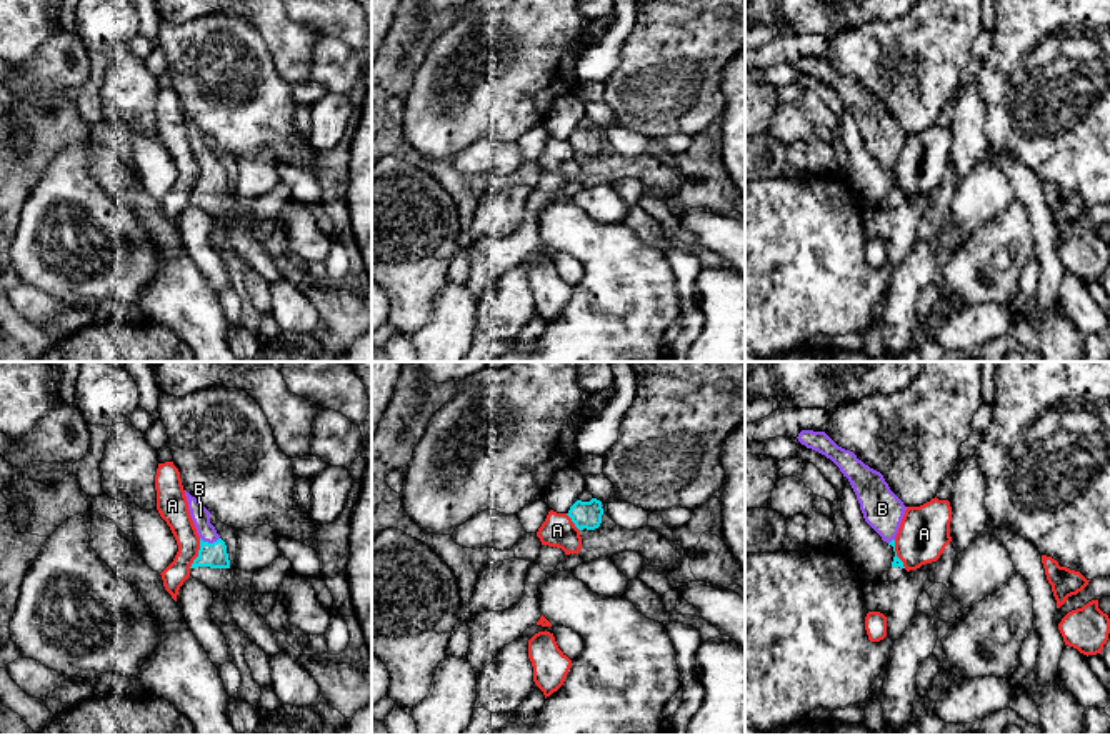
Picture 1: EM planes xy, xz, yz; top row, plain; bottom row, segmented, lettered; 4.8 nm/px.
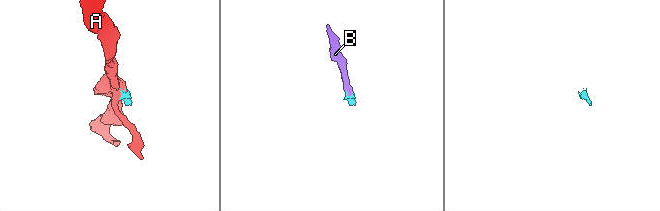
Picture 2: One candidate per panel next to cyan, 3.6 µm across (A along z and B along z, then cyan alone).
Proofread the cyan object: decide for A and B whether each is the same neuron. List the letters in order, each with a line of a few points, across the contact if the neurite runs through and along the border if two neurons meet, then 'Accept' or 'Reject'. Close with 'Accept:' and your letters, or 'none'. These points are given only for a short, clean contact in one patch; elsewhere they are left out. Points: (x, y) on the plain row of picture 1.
A: Line: xy (200, 165), (197, 184), (189, 194). Reject
B: Line: xy (214, 182), (210, 170), (200, 142). Accept
Accept: B

